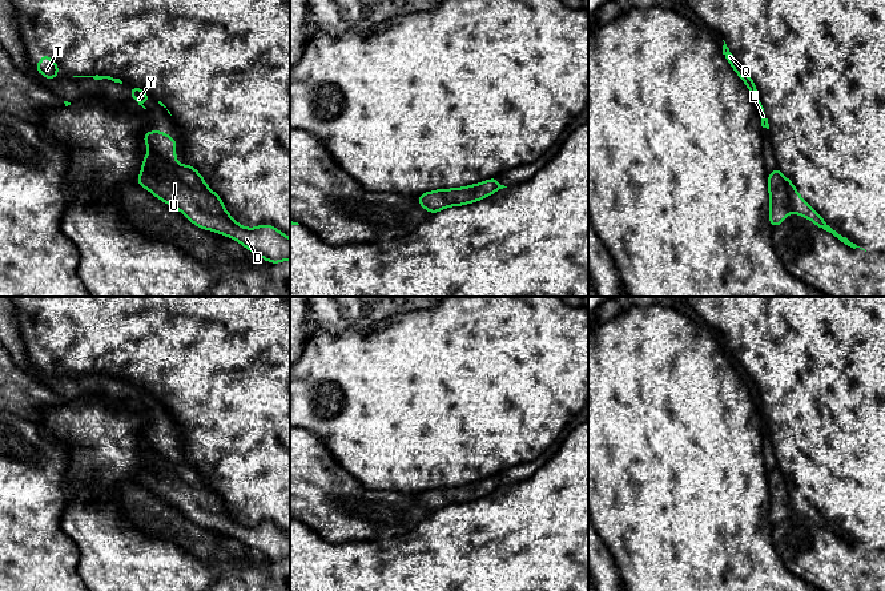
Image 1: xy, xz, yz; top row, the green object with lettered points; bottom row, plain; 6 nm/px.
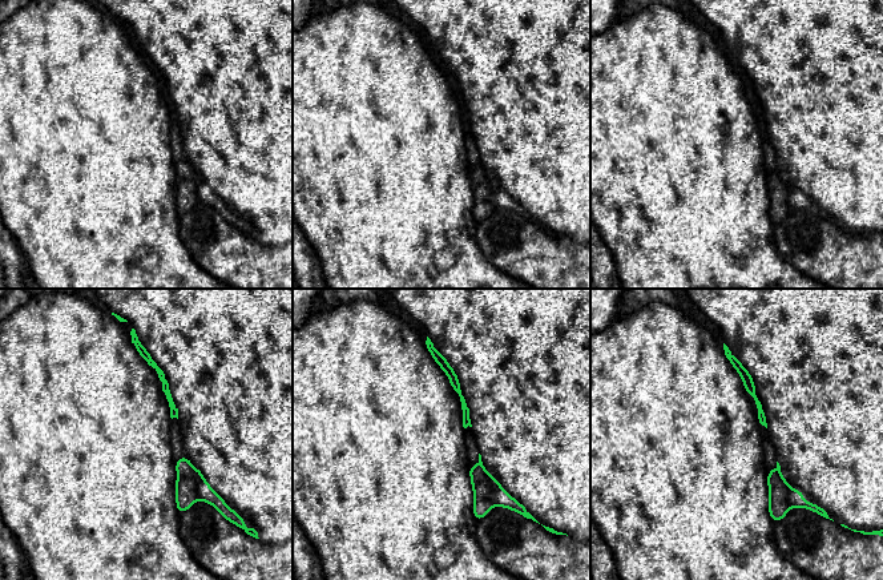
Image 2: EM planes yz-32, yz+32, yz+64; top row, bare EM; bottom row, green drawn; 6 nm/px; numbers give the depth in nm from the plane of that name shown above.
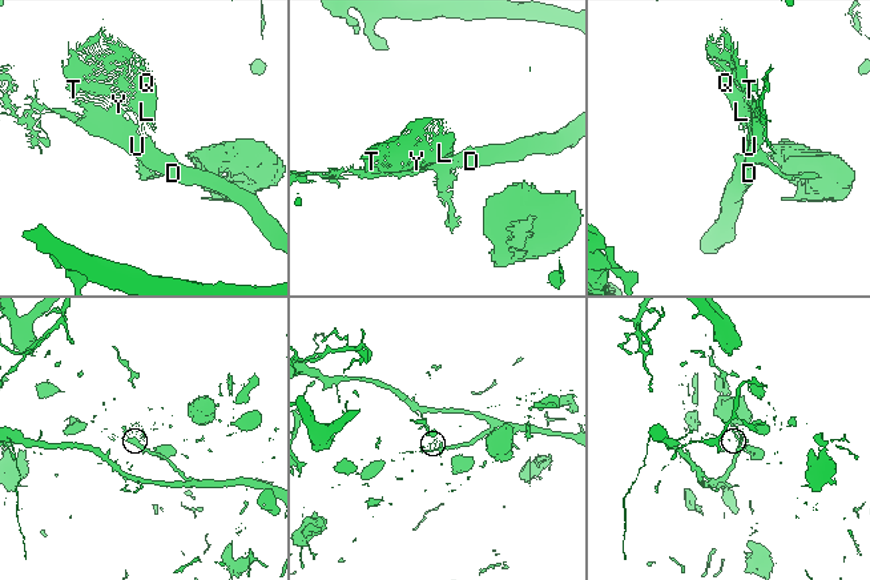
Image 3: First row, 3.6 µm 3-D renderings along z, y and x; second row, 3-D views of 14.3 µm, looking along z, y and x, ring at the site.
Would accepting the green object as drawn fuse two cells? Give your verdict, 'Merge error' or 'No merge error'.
Merge error

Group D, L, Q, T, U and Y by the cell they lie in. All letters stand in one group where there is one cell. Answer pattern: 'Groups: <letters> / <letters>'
Groups: D U / L Q T Y

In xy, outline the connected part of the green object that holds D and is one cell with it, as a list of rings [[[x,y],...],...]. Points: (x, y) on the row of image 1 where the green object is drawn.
[[[148,129],[142,141],[148,145],[149,150],[144,156],[141,173],[136,181],[140,186],[149,190],[162,202],[178,209],[192,224],[198,228],[230,237],[267,262],[279,264],[290,260],[290,238],[269,224],[262,224],[257,228],[245,228],[240,225],[226,212],[220,196],[214,193],[201,177],[192,174],[188,168],[182,168],[178,164],[176,160],[177,141],[174,138],[165,132],[150,132]]]

